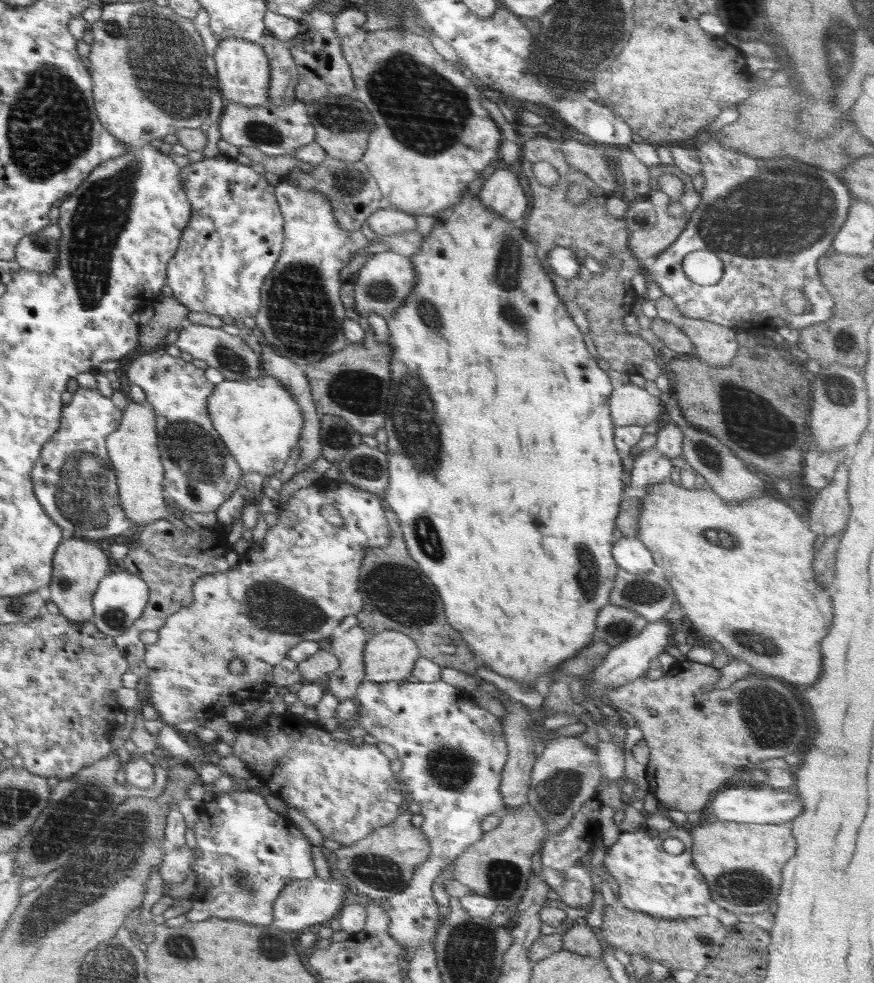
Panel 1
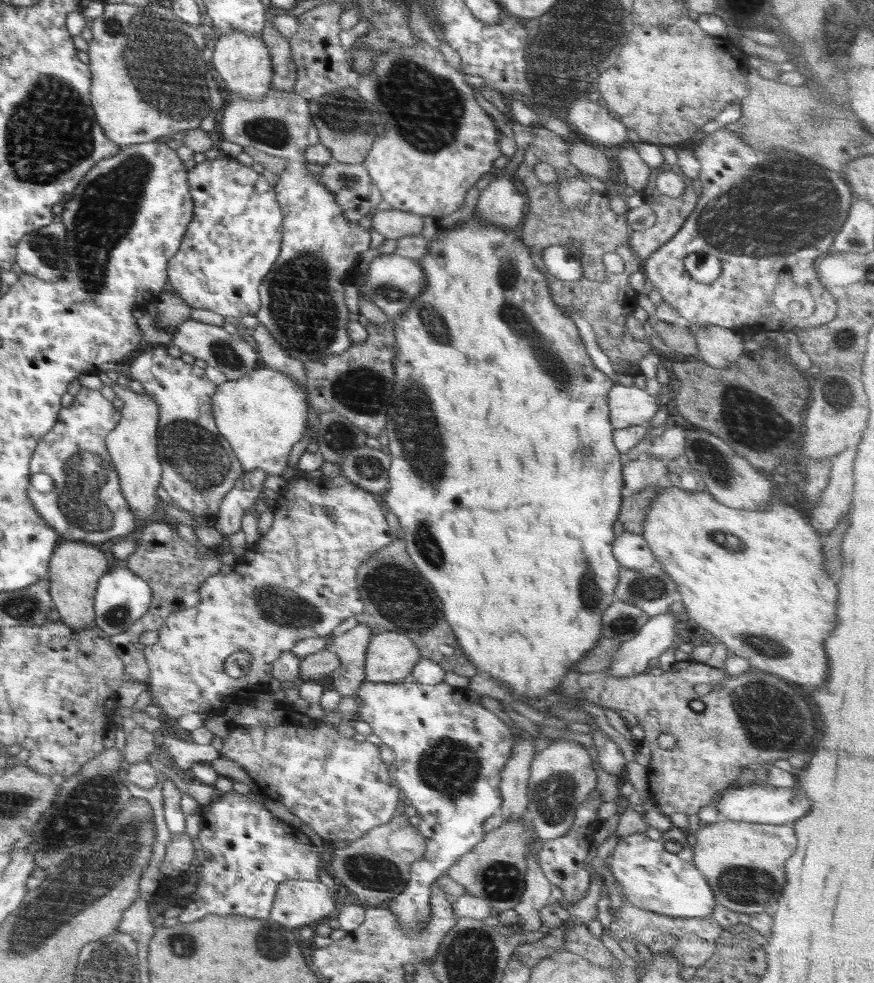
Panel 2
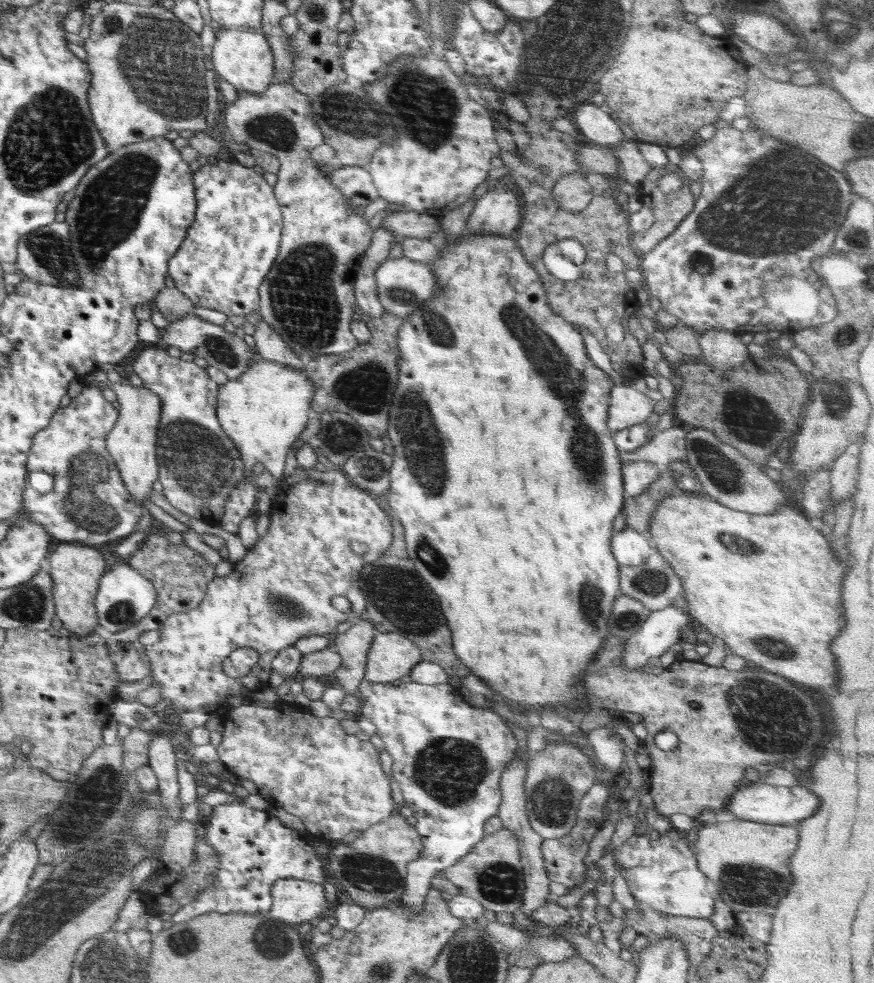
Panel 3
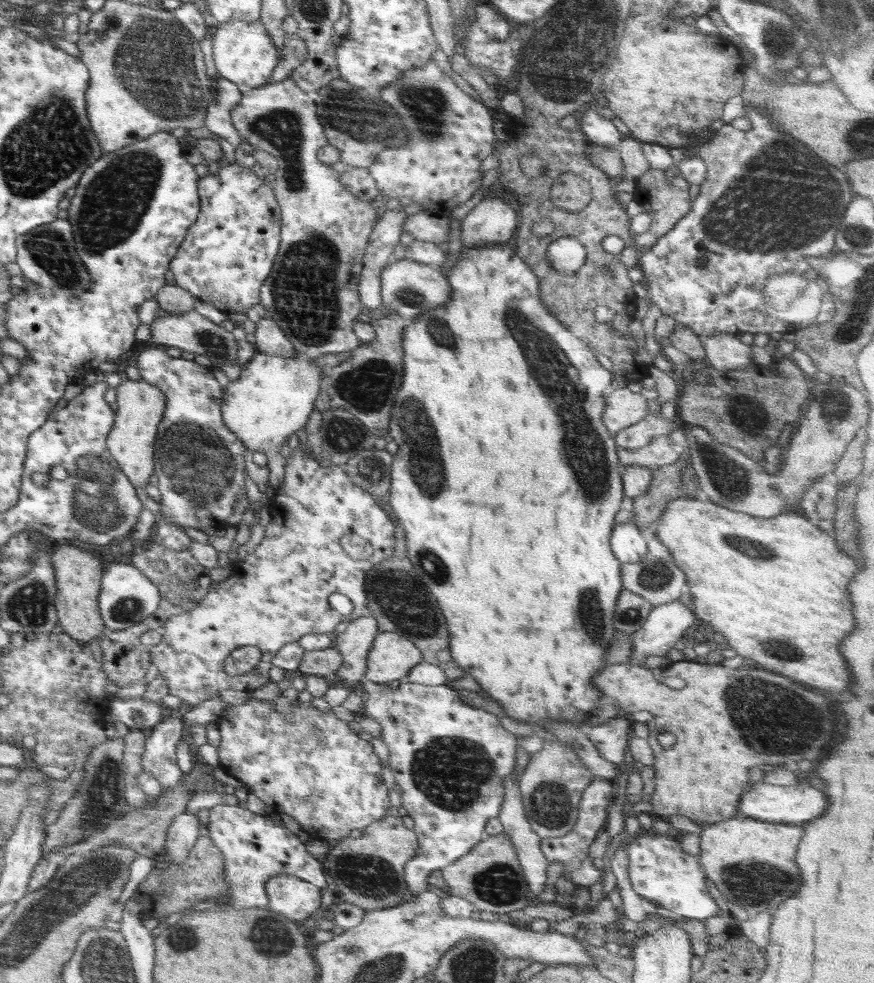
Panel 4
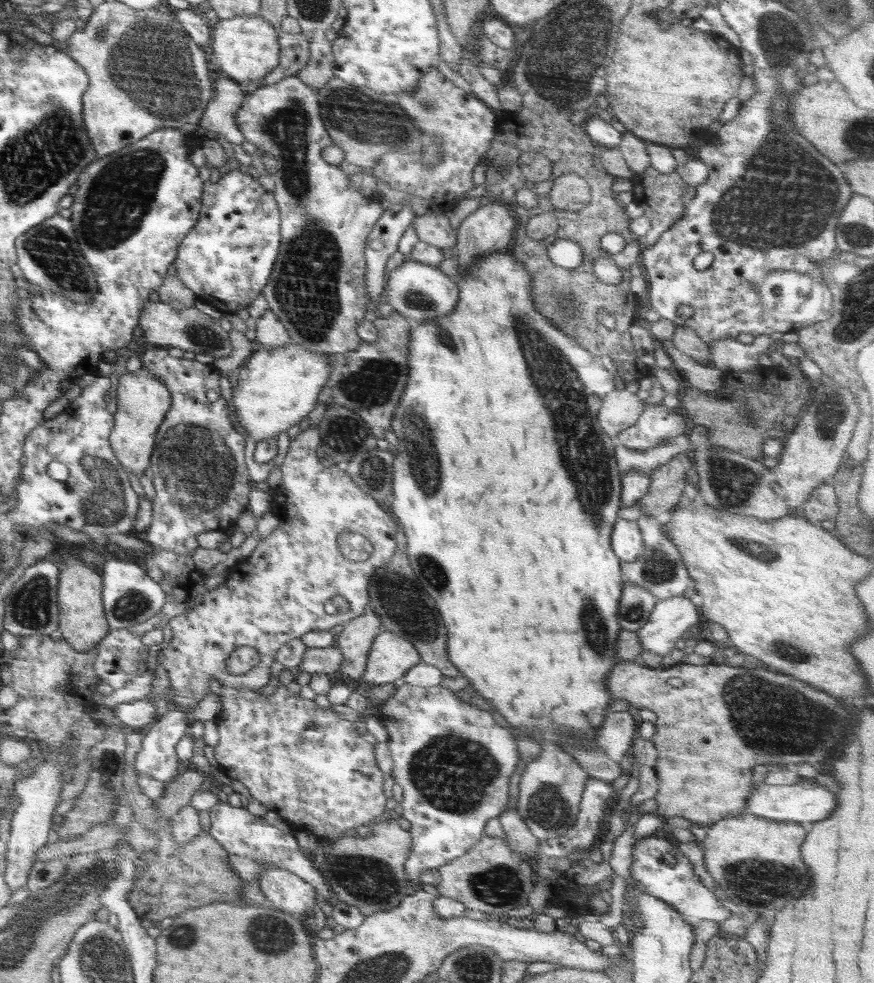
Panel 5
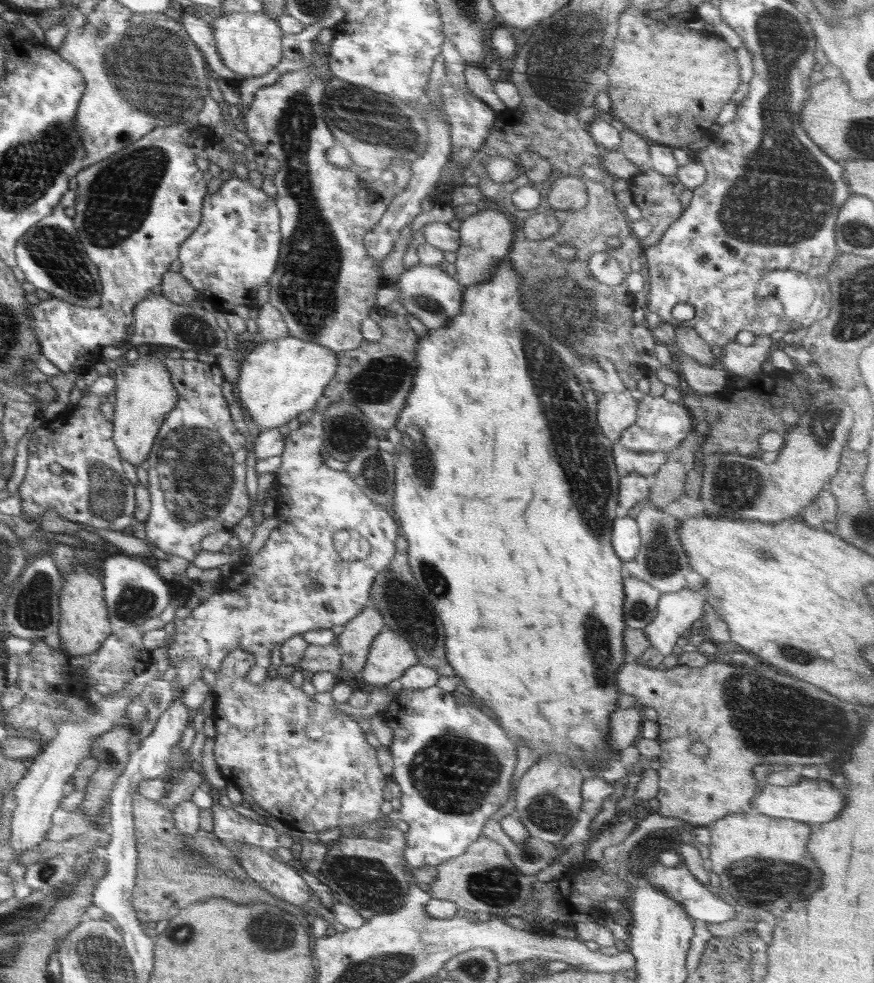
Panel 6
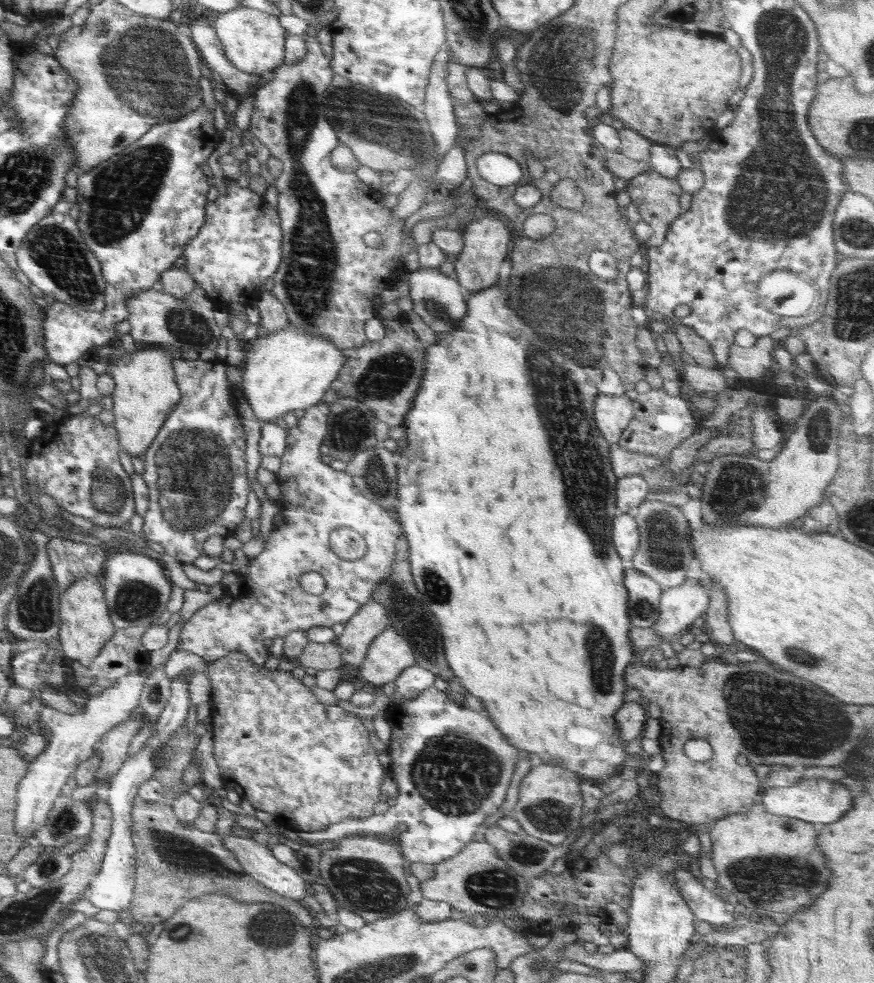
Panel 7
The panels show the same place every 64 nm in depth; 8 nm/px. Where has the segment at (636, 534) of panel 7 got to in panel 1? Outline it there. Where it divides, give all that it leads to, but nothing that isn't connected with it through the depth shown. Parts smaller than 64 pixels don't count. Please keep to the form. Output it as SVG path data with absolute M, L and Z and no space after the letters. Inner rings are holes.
M622 537L612 543L611 553L619 568L637 575L656 569L652 553L637 537Z

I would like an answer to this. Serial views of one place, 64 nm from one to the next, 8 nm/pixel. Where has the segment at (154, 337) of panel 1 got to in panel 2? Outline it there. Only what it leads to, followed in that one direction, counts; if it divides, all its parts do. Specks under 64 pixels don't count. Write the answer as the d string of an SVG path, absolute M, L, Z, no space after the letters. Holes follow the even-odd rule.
M163 291L157 300L158 316L154 320L157 330L165 326L176 327L190 317L192 307L174 292Z

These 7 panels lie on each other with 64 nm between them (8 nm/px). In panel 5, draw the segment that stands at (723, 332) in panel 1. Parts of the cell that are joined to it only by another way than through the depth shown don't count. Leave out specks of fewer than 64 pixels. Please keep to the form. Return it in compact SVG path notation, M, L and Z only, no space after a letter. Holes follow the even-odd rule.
M759 334L752 344L743 344L736 338L714 340L708 344L712 366L728 373L746 373L759 368L760 356L772 346L768 334Z

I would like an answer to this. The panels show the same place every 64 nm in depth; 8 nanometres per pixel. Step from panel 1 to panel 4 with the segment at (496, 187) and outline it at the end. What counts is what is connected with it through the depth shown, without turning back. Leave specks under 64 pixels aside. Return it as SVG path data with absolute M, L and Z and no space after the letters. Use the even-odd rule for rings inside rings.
M490 191L461 220L462 249L513 241L519 216L500 192Z

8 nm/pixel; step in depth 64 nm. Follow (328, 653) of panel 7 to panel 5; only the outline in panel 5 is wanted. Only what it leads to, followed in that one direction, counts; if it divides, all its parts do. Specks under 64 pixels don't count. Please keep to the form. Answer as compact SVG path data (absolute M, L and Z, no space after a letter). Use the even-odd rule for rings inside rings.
M307 647L297 671L304 671L312 675L332 674L342 664L342 653L338 647L326 648Z

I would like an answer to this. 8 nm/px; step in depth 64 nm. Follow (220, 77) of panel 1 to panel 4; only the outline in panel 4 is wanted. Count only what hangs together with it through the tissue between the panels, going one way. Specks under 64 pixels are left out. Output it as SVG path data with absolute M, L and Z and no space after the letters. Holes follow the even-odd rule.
M262 21L220 23L212 30L212 36L214 64L222 78L247 90L273 82L272 71L278 66L279 52Z

